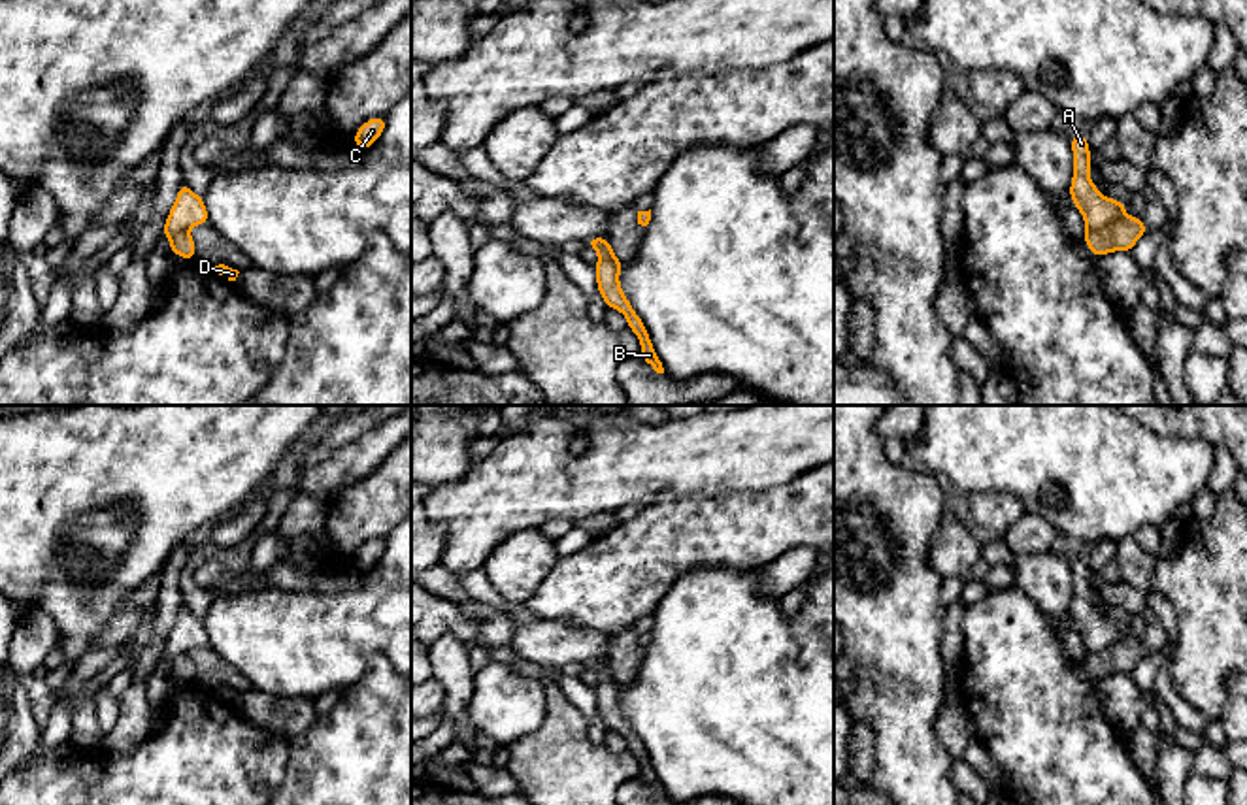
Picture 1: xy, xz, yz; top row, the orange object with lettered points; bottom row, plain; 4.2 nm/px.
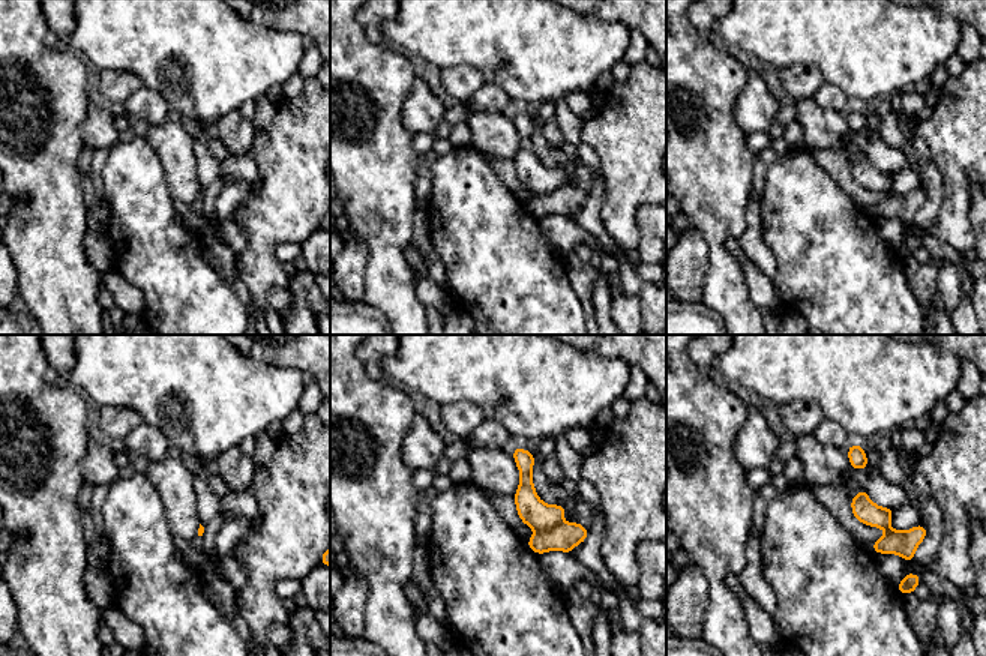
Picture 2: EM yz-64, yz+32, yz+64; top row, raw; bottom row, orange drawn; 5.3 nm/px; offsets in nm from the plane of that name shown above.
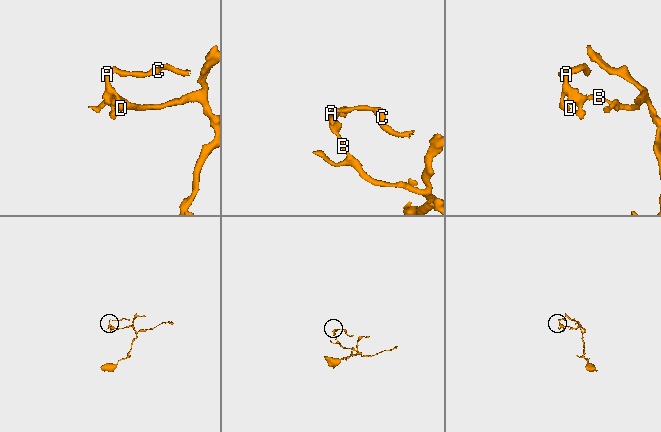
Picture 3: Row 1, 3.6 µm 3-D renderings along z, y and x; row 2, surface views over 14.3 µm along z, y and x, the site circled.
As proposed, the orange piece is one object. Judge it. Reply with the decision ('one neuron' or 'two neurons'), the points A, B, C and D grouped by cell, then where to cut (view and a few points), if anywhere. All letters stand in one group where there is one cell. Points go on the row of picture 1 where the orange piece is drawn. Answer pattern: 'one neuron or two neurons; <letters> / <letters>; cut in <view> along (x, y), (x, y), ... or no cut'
two neurons; A C D / B; cut in yz along (1113, 221), (1087, 230)

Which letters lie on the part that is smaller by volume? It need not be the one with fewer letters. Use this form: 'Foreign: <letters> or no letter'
Foreign: A, C, D

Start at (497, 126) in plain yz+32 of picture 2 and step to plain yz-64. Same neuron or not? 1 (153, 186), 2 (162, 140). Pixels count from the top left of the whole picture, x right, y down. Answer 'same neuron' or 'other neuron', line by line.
1: other neuron
2: same neuron

